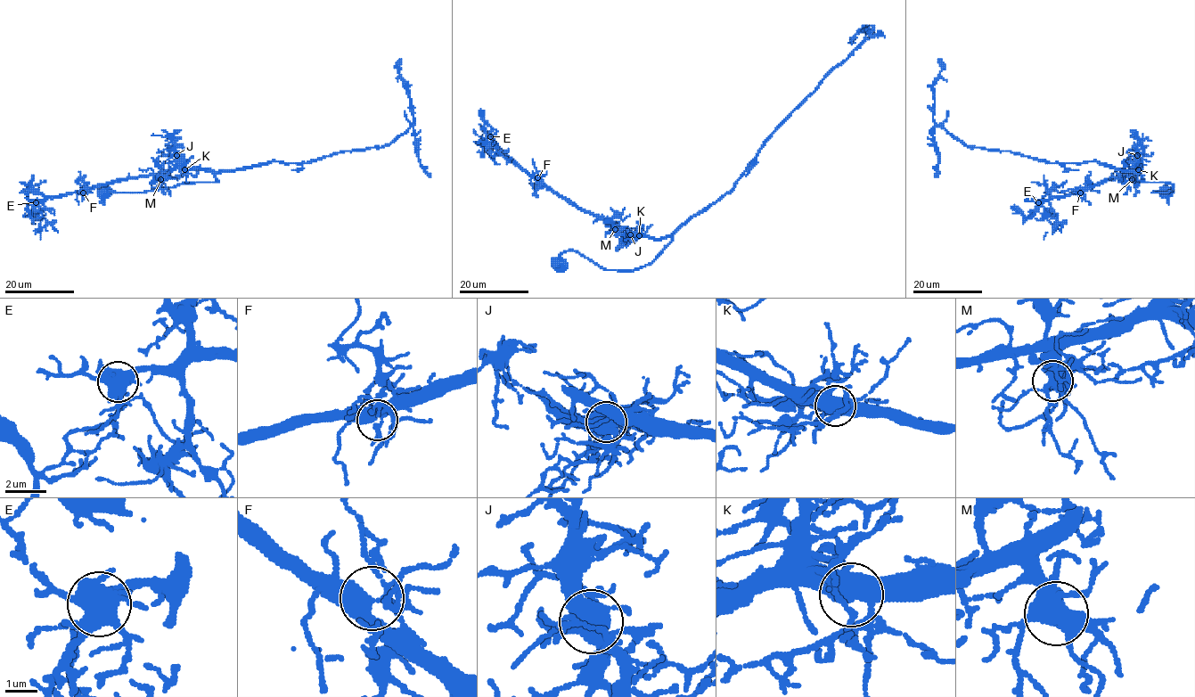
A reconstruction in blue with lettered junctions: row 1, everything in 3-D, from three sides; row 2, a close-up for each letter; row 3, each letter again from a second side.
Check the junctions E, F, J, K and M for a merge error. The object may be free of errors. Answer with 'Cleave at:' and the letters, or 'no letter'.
Cleave at: no letter

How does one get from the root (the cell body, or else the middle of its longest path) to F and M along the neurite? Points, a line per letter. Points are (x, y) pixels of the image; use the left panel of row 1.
F: (105, 190), (140, 192), (217, 181), (209, 171), (170, 168), (98, 184), (83, 192)
M: (105, 190), (140, 192), (217, 181), (209, 171), (183, 168), (170, 169), (160, 179)

